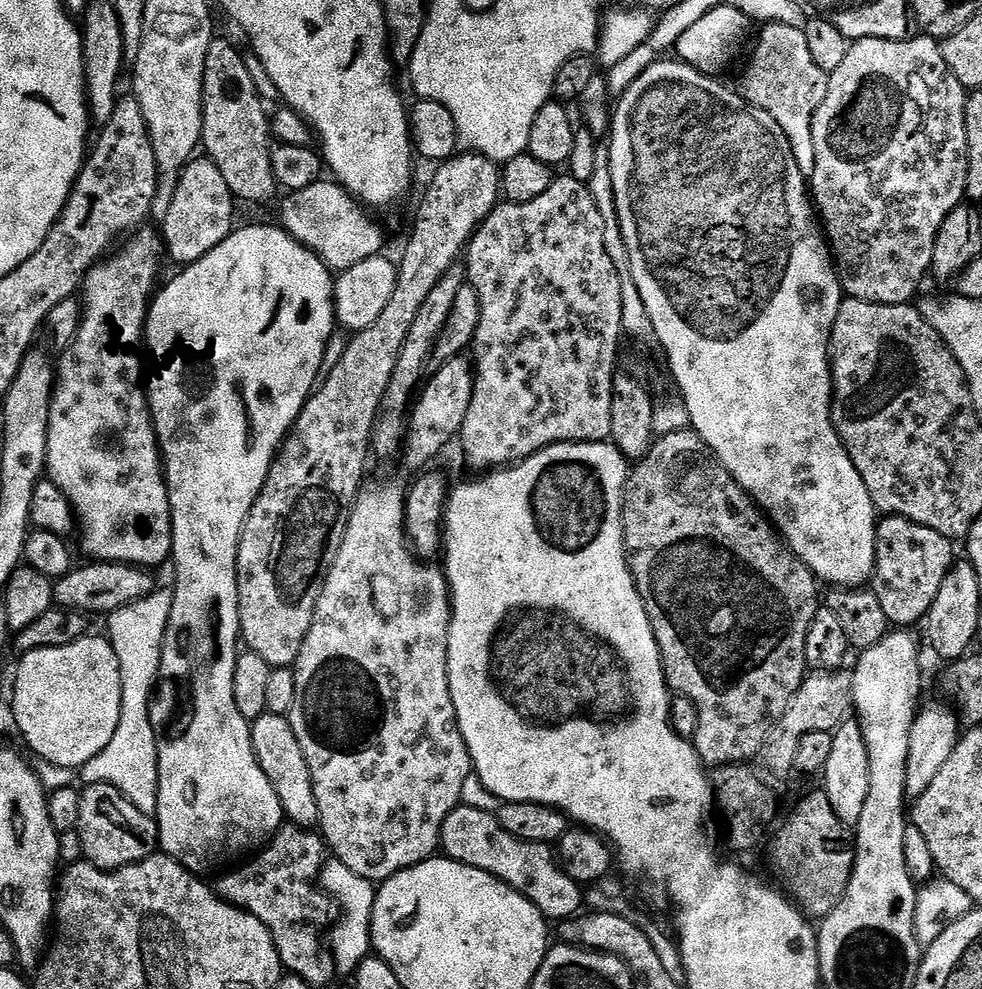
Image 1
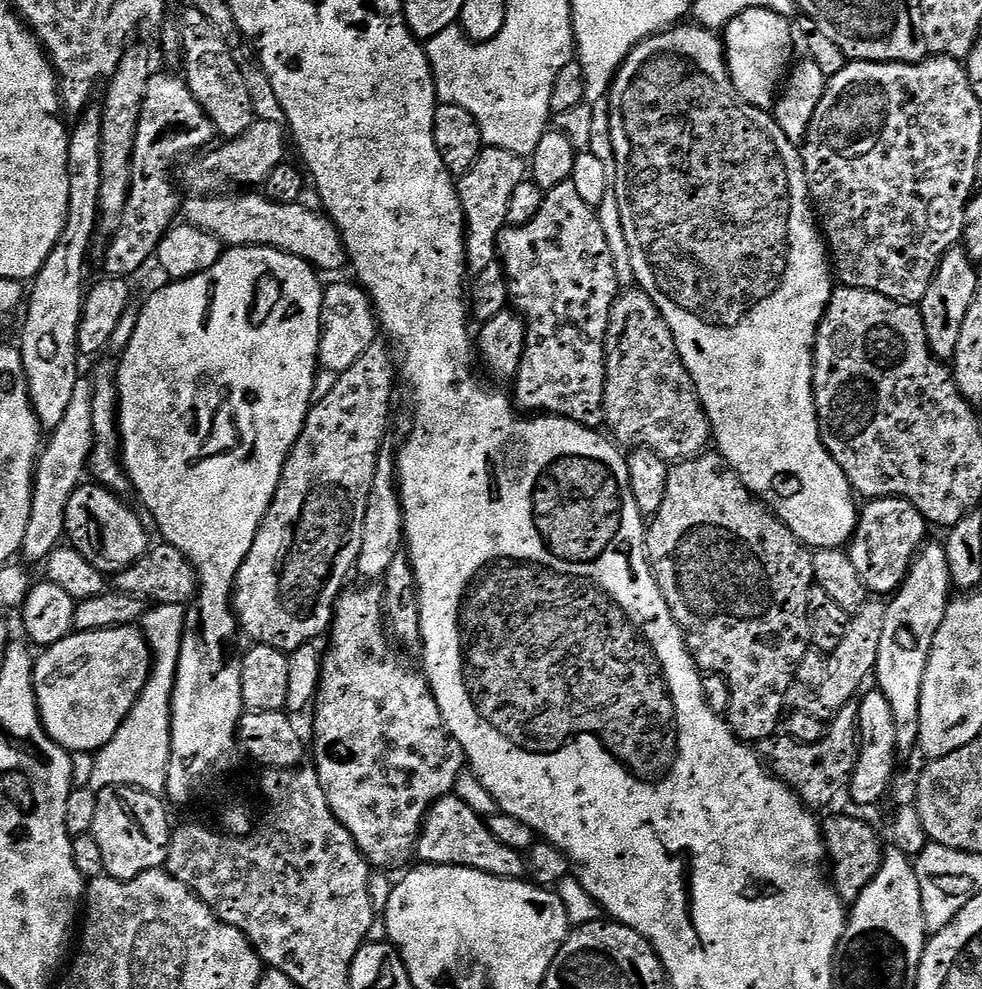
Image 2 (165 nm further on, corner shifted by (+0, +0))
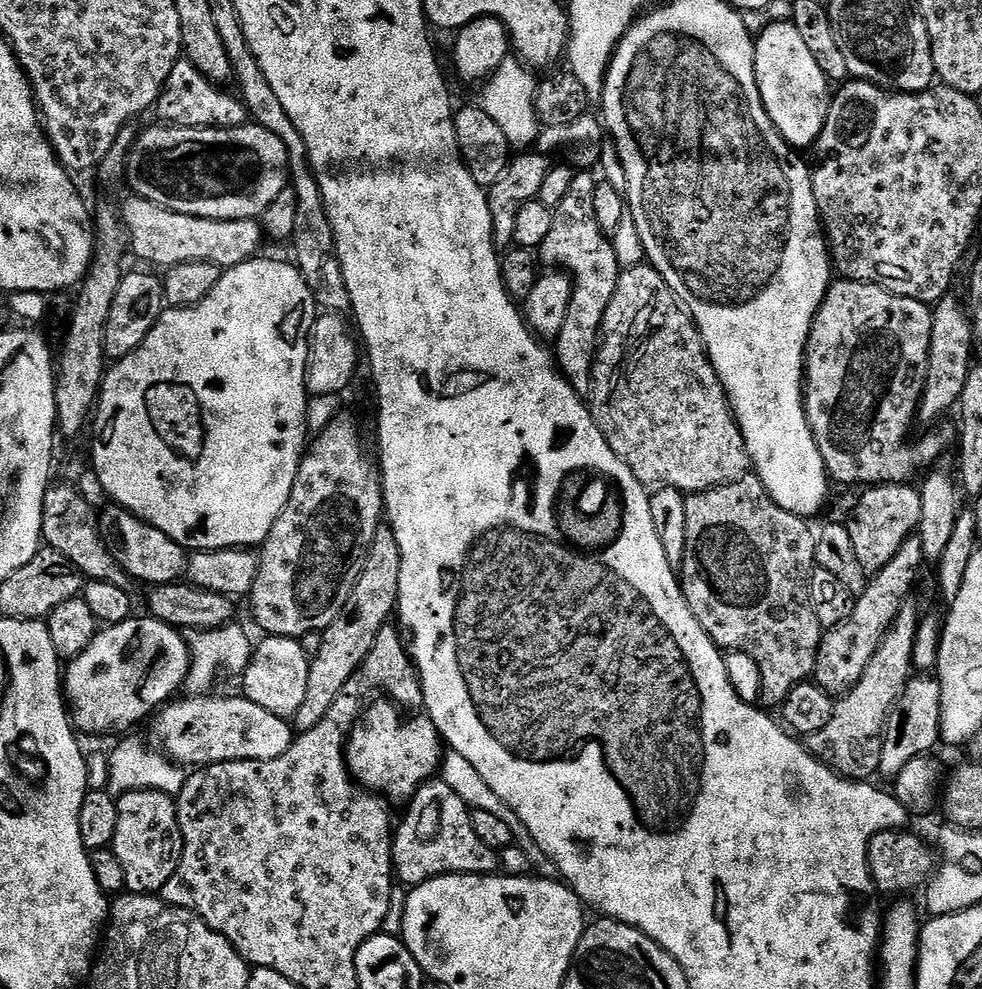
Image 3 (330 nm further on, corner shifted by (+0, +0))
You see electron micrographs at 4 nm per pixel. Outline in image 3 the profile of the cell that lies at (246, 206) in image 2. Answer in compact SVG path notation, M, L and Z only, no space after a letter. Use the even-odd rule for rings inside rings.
M135 194L129 195L124 205L119 205L118 215L124 221L124 228L128 231L128 243L131 255L145 260L148 264L157 264L160 270L167 270L182 262L208 262L220 269L233 268L242 262L253 259L257 255L256 247L262 241L262 228L256 220L211 220L198 218L190 214L178 214L150 202L146 198Z

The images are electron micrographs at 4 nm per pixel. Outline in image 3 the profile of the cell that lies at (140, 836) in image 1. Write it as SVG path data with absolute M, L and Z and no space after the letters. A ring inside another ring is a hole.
M154 790L128 792L116 800L118 824L114 826L111 850L126 873L126 889L130 892L158 894L182 858L182 834L178 826L176 801L171 796Z

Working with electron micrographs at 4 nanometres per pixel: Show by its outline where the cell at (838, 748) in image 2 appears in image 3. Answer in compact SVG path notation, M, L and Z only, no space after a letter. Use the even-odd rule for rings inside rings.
M912 602L901 606L896 620L888 627L888 633L874 650L866 670L862 670L862 678L858 678L855 686L839 697L838 706L832 709L830 722L826 722L822 730L807 737L808 751L827 768L832 768L848 780L868 782L879 771L884 726L888 722L888 715L892 713L892 705L910 679L910 671L914 666L912 651L921 621L922 614Z

